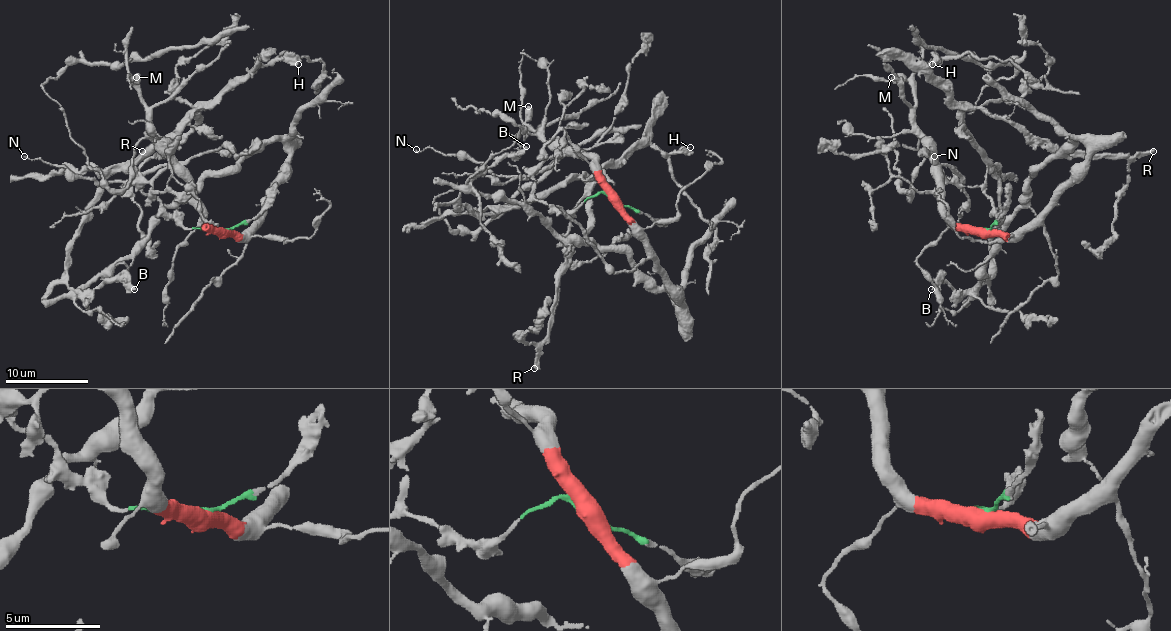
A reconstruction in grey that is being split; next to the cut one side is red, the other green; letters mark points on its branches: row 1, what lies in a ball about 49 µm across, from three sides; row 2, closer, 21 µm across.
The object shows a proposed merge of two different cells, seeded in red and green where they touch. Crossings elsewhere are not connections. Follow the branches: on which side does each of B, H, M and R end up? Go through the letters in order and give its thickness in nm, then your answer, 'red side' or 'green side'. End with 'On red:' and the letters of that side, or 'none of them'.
B: 320 nm thick; green side
H: 500 nm thick; green side
M: 600 nm thick; red side
R: 400 nm thick; green side
On red: M

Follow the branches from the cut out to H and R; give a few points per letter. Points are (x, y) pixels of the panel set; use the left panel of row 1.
H: (220, 230), (178, 224), (139, 189), (135, 166), (195, 110), (257, 69), (275, 60), (298, 64)
R: (220, 230), (178, 224), (135, 178), (139, 162), (195, 108), (197, 122), (168, 151), (141, 151)

